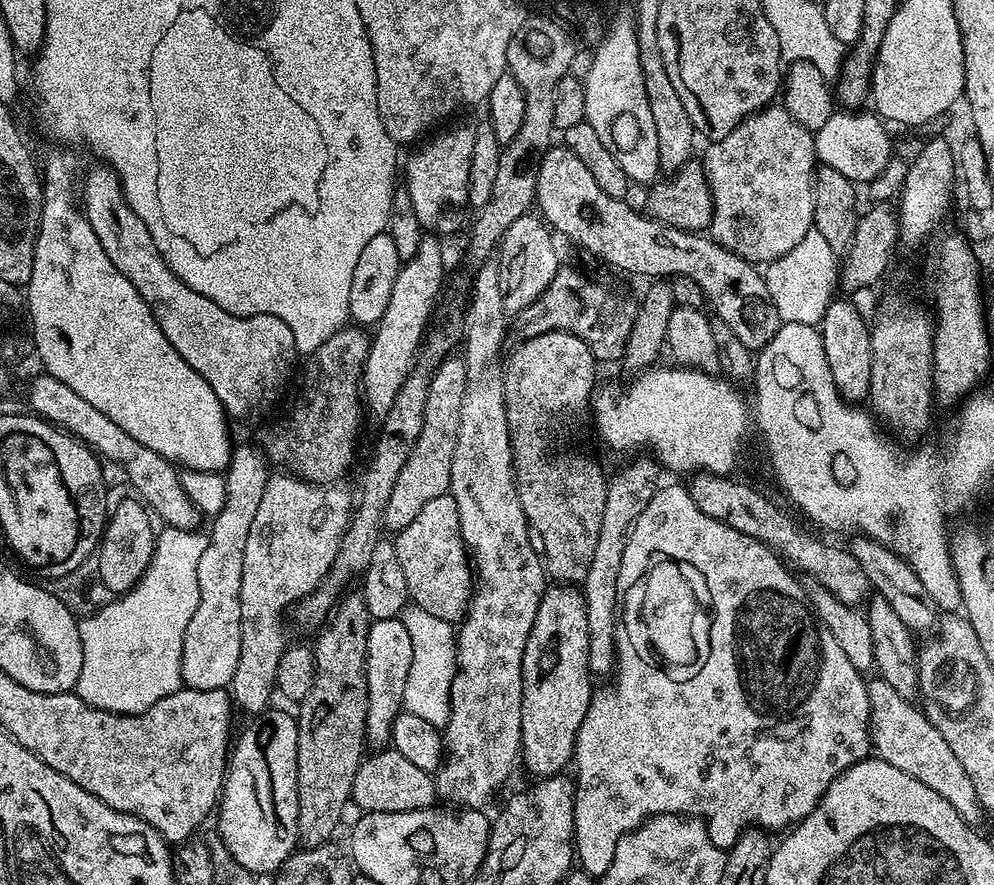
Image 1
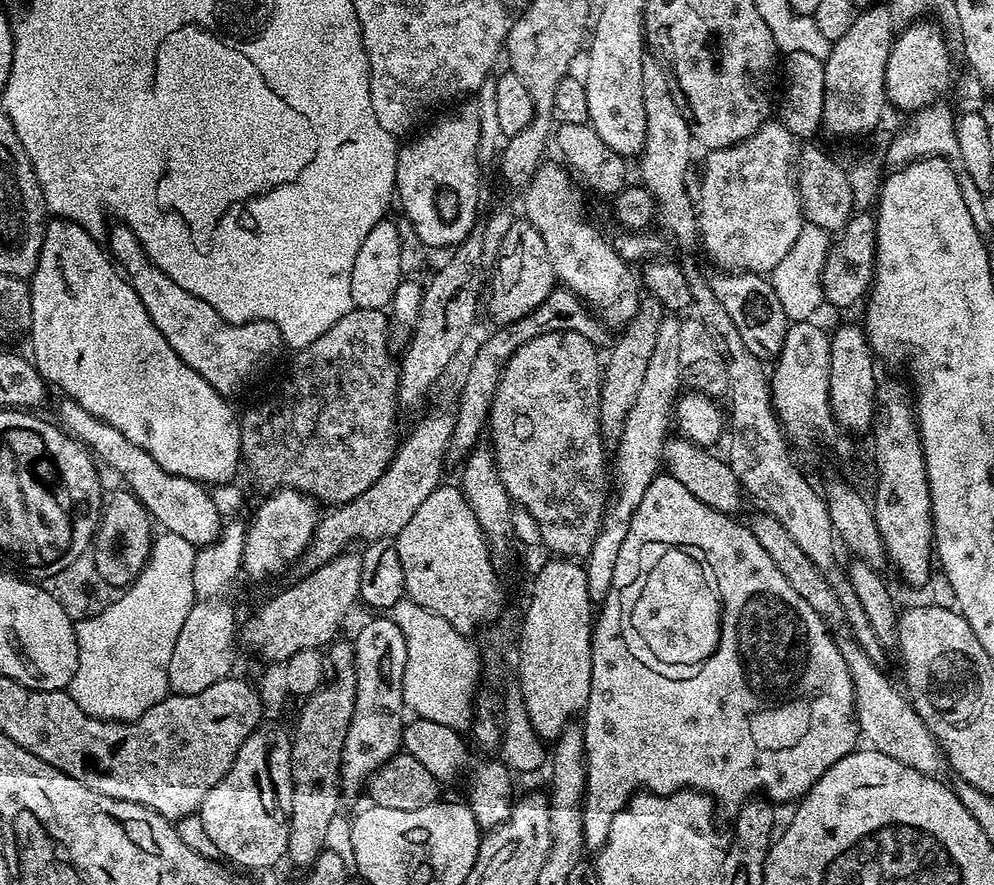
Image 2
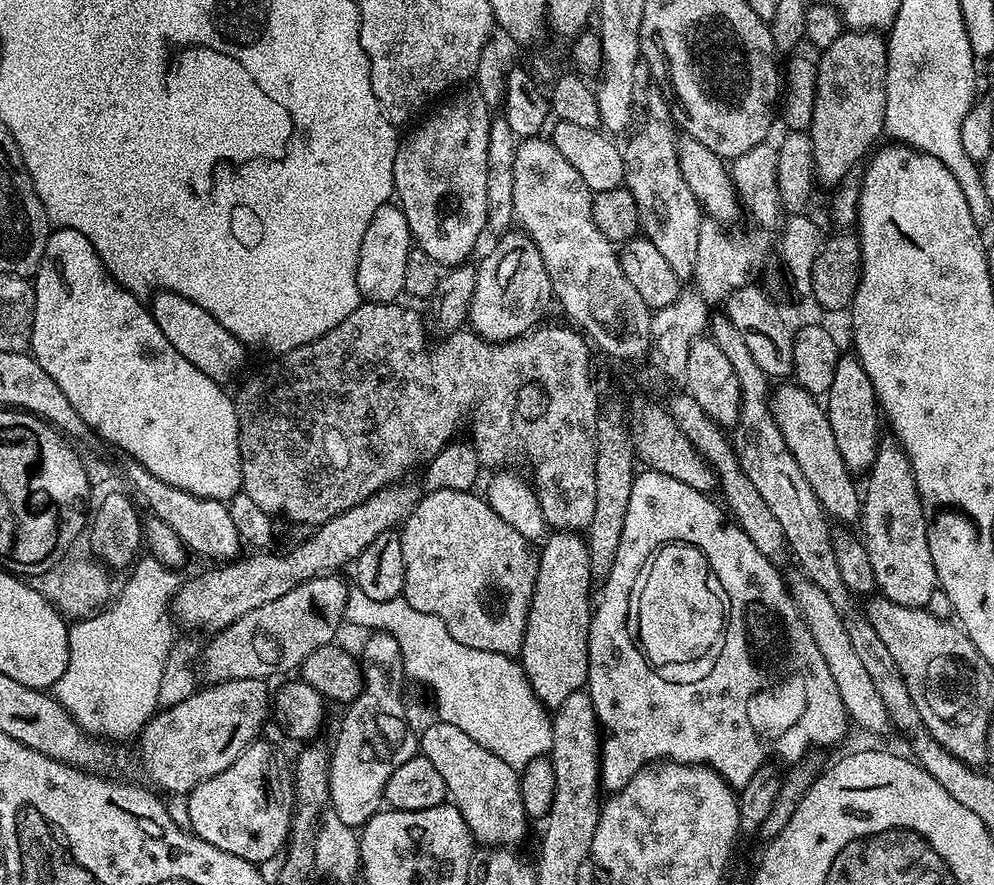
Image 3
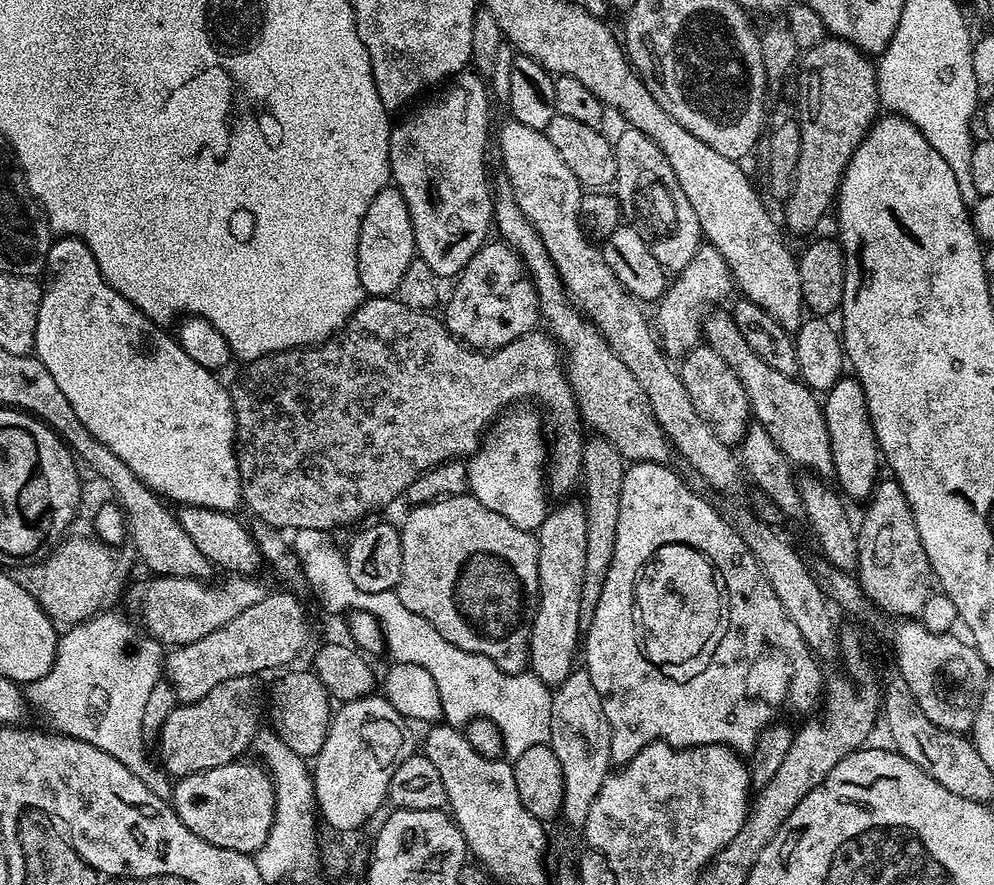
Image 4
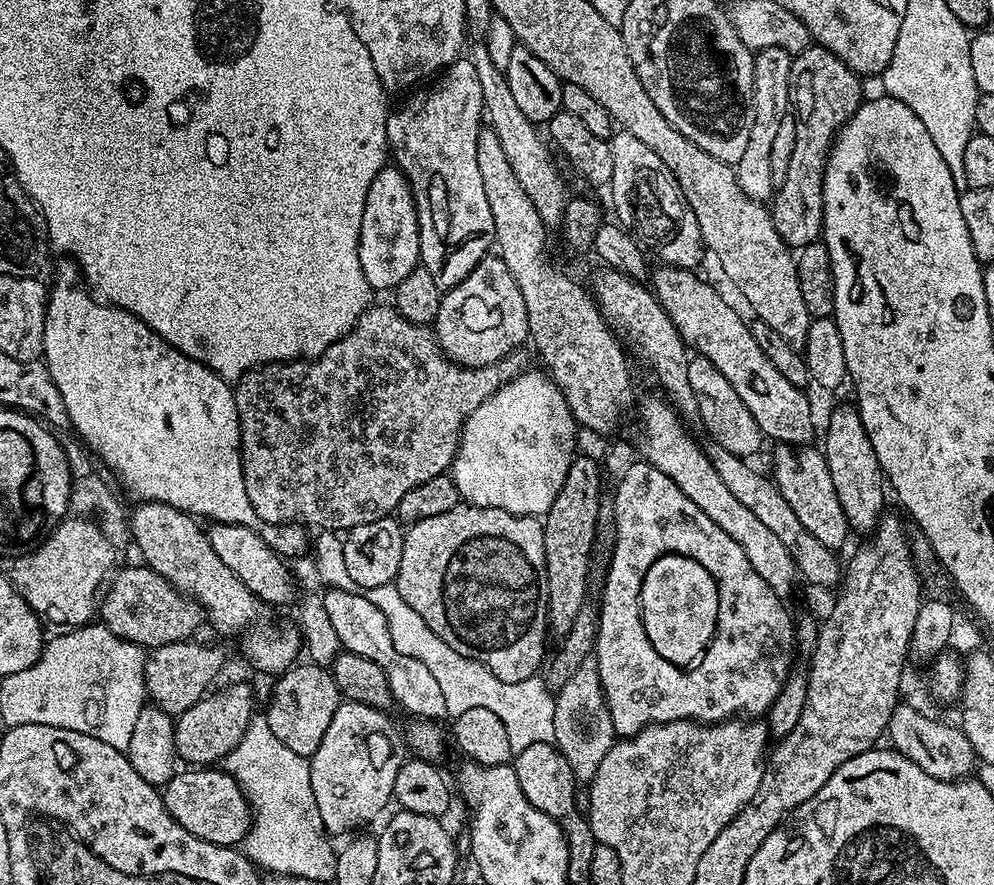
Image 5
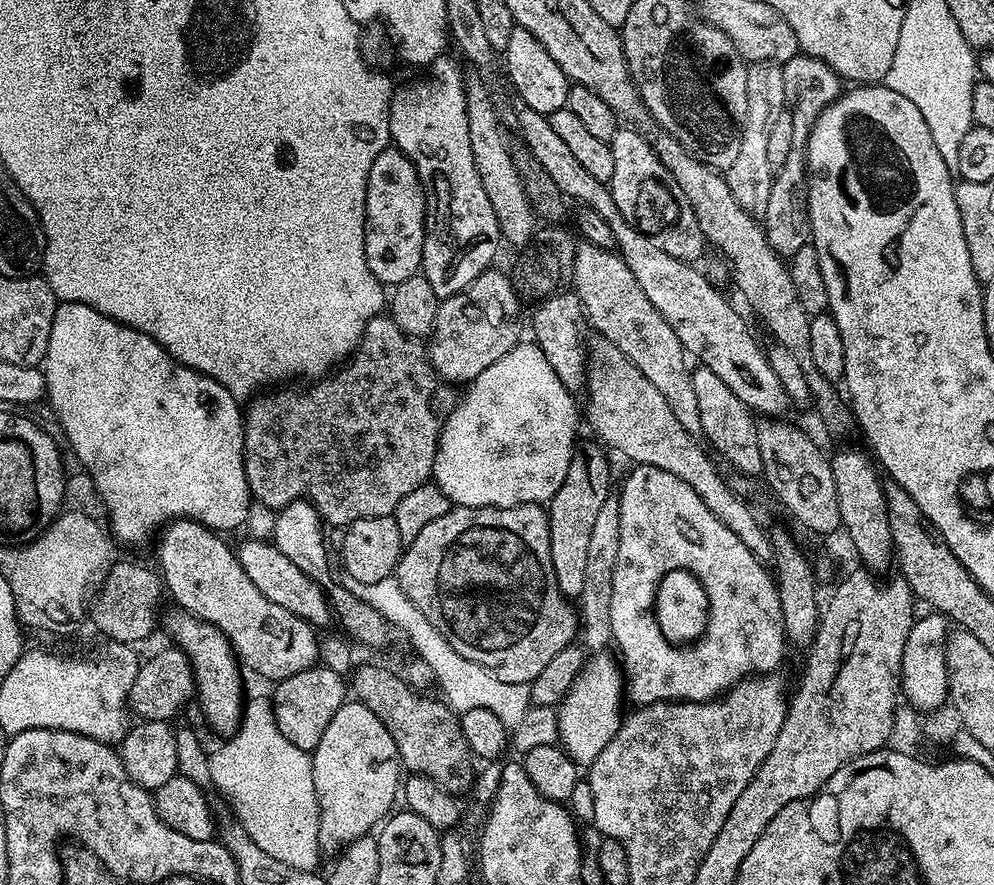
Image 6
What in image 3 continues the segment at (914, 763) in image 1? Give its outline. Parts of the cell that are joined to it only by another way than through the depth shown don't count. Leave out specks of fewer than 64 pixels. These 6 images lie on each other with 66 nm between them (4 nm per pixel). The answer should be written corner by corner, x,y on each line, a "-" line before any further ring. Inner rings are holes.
796,574
793,580
787,581
788,591
792,593
792,600
802,614
810,634
814,634
814,642
818,642
818,650
822,650
822,658
826,658
826,666
830,666
830,674
834,674
834,682
838,685
838,692
842,694
844,709
848,712
848,719
853,725
865,728
868,732
884,732
890,728
890,721
882,699
875,693
873,680
865,667
857,659
857,652
850,643
842,620
838,618
833,603
826,598
826,592
814,584
803,574

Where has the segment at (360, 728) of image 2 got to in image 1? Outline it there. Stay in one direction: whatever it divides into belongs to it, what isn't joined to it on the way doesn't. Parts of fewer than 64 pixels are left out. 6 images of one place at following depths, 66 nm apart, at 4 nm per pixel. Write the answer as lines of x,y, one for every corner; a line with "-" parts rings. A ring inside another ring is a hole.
403,619
372,620
366,634
364,650
364,670
366,672
366,730
367,743
372,746
384,746
392,739
392,722
402,710
406,694
406,678
410,675
410,658
413,647
410,646
410,634

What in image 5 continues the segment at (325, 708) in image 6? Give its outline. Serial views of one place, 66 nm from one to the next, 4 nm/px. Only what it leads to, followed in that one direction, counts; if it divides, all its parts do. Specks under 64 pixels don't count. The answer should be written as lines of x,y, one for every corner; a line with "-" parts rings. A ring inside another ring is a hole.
311,662
299,663
281,673
270,698
270,709
265,709
267,725
271,733
304,759
309,759
318,750
334,713
342,703
340,691
331,671
325,666
318,666

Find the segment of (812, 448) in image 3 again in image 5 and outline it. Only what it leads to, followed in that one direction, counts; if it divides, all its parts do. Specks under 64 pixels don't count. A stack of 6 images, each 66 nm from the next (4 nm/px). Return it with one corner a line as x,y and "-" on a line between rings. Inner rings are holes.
660,268
650,276
650,287
656,296
656,301
663,306
670,322
678,330
678,334
683,338
685,345
695,355
705,356
722,374
726,377
726,382
734,386
738,393
738,398
746,402
746,410
754,414
754,422
758,422
761,437
772,439
772,442
781,444
791,444
793,446
804,446
809,443
812,436
812,404
808,401
807,391
804,388
794,386
778,374
778,369
766,354
762,354
762,346
754,342
754,334
749,321
743,320
710,285
704,280
699,280
692,272
687,272
684,268

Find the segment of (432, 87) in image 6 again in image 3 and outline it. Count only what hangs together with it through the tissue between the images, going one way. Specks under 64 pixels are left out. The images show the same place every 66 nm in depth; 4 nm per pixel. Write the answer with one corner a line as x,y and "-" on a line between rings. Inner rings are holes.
459,92
452,94
457,96
449,95
441,108
433,107
433,112
405,140
403,137
394,158
394,196
406,214
415,247
441,266
465,263
487,226
486,160
492,116
480,92

